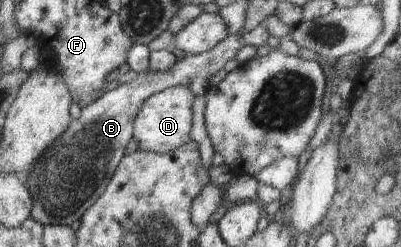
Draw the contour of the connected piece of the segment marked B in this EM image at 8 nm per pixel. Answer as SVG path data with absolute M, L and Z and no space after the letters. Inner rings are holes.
M230 32L216 47L198 55L186 55L168 71L142 71L137 77L106 91L94 103L82 107L80 117L71 120L66 131L36 159L32 171L23 176L32 198L30 218L45 225L70 226L106 191L112 175L122 161L124 148L133 139L133 125L146 99L170 86L190 87L196 97L206 97L213 74L236 57L242 47L238 32Z

